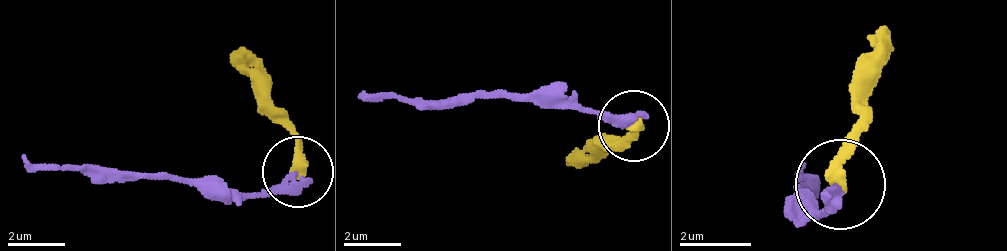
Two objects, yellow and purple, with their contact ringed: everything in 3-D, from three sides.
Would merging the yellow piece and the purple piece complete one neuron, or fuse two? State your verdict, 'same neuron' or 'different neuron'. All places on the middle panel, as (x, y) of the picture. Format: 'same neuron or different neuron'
same neuron

